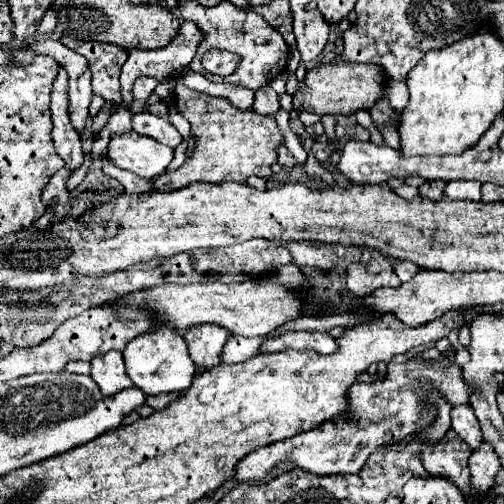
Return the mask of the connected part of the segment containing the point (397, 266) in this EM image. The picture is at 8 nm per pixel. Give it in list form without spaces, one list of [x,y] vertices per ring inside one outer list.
[[[395,262],[395,264],[393,264],[393,270],[395,270],[395,274],[401,278],[401,282],[411,280],[411,276],[415,276],[415,274],[419,272],[413,264],[407,264],[407,262]]]

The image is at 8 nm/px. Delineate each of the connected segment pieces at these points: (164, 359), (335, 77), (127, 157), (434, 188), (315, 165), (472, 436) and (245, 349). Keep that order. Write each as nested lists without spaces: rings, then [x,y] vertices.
[[[157,328],[151,334],[137,336],[127,344],[123,350],[127,374],[133,380],[133,384],[145,394],[145,396],[159,396],[159,394],[171,394],[171,392],[185,392],[193,378],[197,366],[187,354],[187,344],[181,336],[181,332],[173,328]]]
[[[333,62],[333,64],[315,64],[309,68],[305,82],[299,84],[299,90],[303,92],[303,104],[301,94],[297,98],[297,106],[301,110],[313,112],[313,114],[355,114],[359,110],[371,110],[383,96],[387,88],[387,76],[379,64],[355,64],[355,62]]]
[[[137,132],[111,136],[109,160],[123,170],[137,174],[139,178],[155,178],[165,172],[173,160],[173,150],[151,140],[149,136],[139,136]]]
[[[427,180],[419,188],[419,194],[425,198],[431,198],[431,200],[439,200],[439,198],[443,198],[445,186],[447,186],[447,180]]]
[[[311,152],[308,153],[308,159],[304,164],[304,169],[308,175],[320,177],[322,181],[327,183],[327,185],[330,187],[337,185],[332,177],[332,174],[322,167],[322,165],[316,160]]]
[[[461,404],[455,406],[451,410],[451,428],[457,432],[457,436],[461,436],[465,440],[465,444],[469,448],[479,448],[483,436],[481,436],[481,426],[475,420],[473,410],[469,408],[469,404]]]
[[[231,334],[223,350],[221,364],[233,364],[233,362],[243,362],[255,354],[259,354],[259,342],[263,338],[243,338]]]

